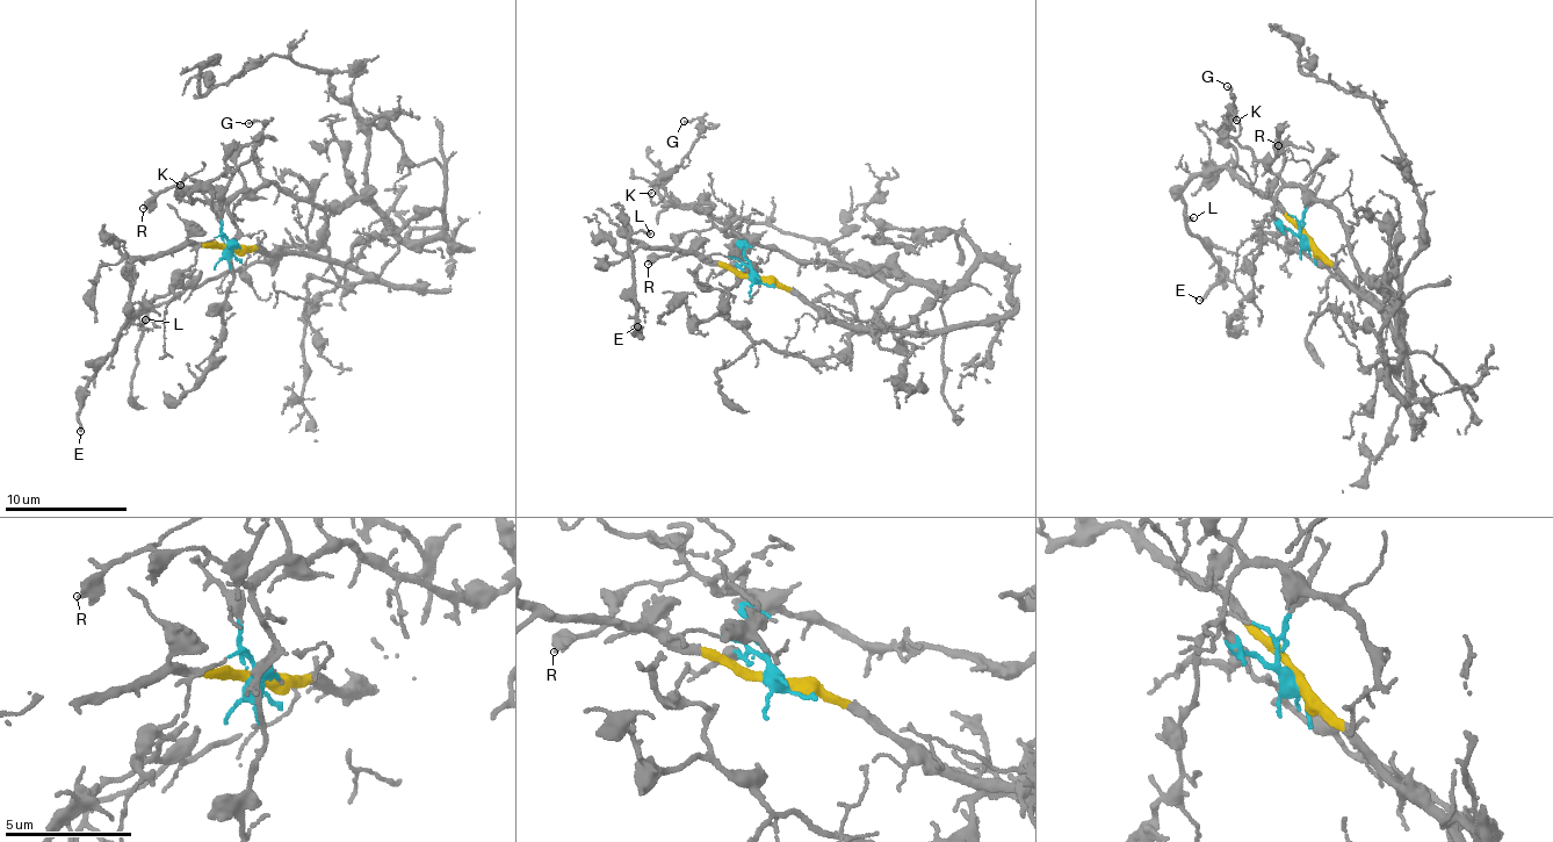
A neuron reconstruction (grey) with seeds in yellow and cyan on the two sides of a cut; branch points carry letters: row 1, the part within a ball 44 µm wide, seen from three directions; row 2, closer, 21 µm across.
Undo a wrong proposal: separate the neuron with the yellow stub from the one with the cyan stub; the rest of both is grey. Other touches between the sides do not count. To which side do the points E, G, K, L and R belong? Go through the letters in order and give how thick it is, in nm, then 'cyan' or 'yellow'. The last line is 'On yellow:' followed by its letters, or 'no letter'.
E: calibre 170 nm; yellow
G: calibre 110 nm; cyan
K: calibre 110 nm; cyan
L: calibre 150 nm; yellow
R: calibre 440 nm; cyan
On yellow: E, L

